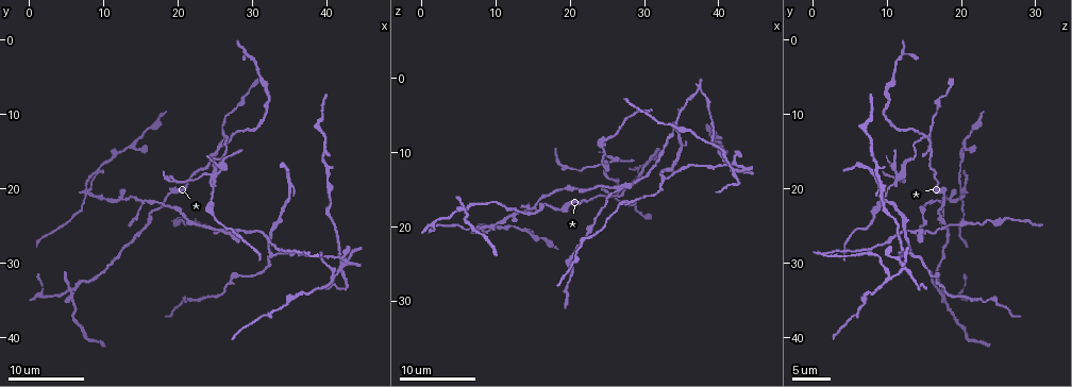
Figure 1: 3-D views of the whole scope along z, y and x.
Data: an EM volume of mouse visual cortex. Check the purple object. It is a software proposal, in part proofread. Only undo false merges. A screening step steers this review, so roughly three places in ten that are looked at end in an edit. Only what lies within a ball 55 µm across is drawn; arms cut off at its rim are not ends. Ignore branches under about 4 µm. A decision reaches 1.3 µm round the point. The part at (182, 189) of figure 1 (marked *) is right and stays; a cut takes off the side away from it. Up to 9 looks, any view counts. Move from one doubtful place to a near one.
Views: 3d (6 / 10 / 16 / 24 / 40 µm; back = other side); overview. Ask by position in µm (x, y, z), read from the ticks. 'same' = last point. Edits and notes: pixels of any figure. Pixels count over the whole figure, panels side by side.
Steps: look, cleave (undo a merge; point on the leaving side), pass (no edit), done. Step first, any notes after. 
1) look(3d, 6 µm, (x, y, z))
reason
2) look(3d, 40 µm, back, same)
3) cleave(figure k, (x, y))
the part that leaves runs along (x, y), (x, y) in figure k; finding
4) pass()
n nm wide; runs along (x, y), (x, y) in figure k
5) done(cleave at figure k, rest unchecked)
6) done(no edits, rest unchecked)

look(3d, 10 µm, (17.0, 23.0, 17.0))
branch point

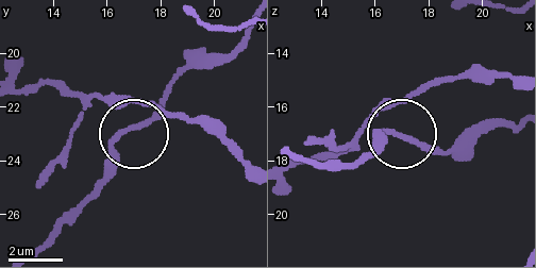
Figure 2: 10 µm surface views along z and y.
pass()
runs along (228, 55), (196, 63), (120, 138), (96, 198) in figure 2; one neuron here

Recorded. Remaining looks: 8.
look(3d, 16 µm, (7.5, 20.0, 20.0))
four-way junction

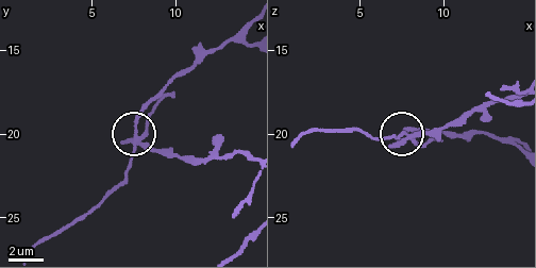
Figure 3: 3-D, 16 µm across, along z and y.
cleave(figure 3, (148, 115))
230 nm wide; the part that leaves runs along (138, 138), (169, 84), (250, 23) in figure 3; a second neuron is stuck on

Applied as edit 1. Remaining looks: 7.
look(overview)
see it whole again

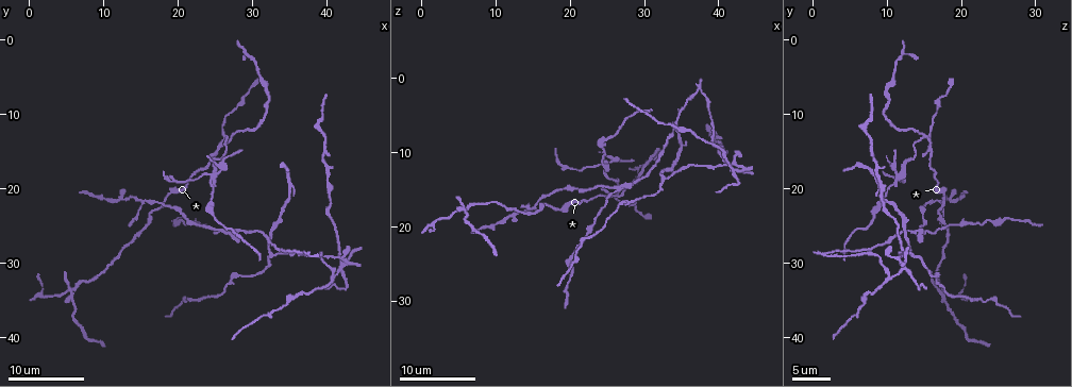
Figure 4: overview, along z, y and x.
look(3d, 10 µm, (6.0, 34.0, 17.0))
two arms at a narrow angle

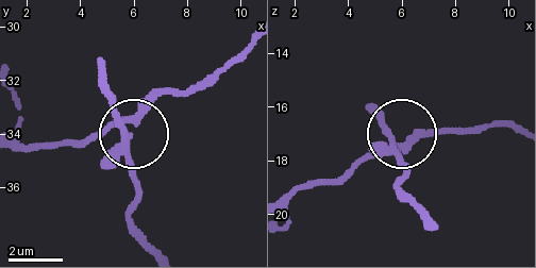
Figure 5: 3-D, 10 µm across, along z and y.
look(3d, 6 µm, (5.5, 33.9, 17.1))
closer look

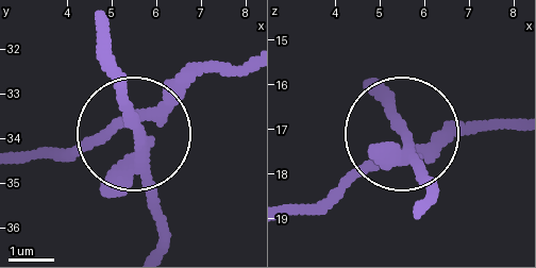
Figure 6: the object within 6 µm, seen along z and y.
cleave(figure 6, (126, 103))
5 arms; two neurons meet here

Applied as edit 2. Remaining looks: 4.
look(3d, 10 µm, (26.5, 26.0, 15.0))
two arms in line, one across

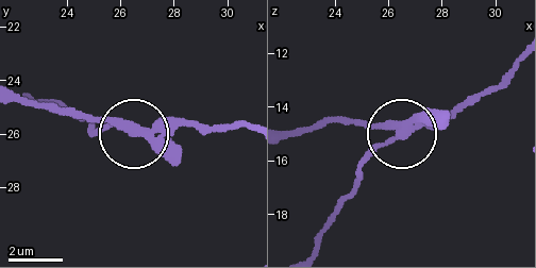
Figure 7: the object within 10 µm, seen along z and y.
cleave(figure 7, (186, 124))
side arm 20 µm; the part that leaves runs along (149, 133), (250, 127) in figure 7; two neurons meet here

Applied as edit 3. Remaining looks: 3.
done(cleave at figure 3, cleave at figure 6, cleave at figure 7, rest unchecked)

